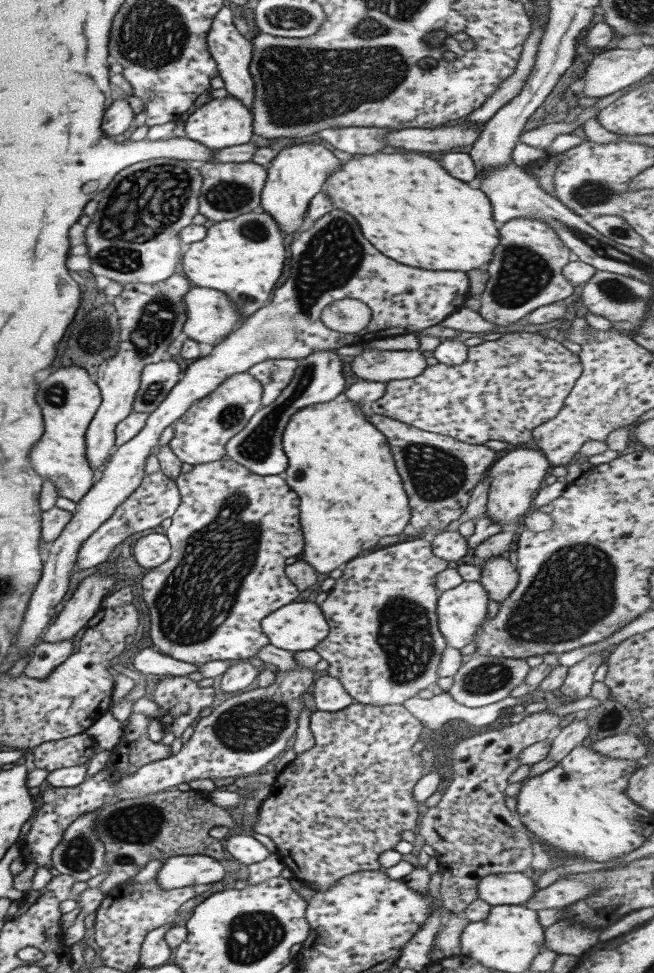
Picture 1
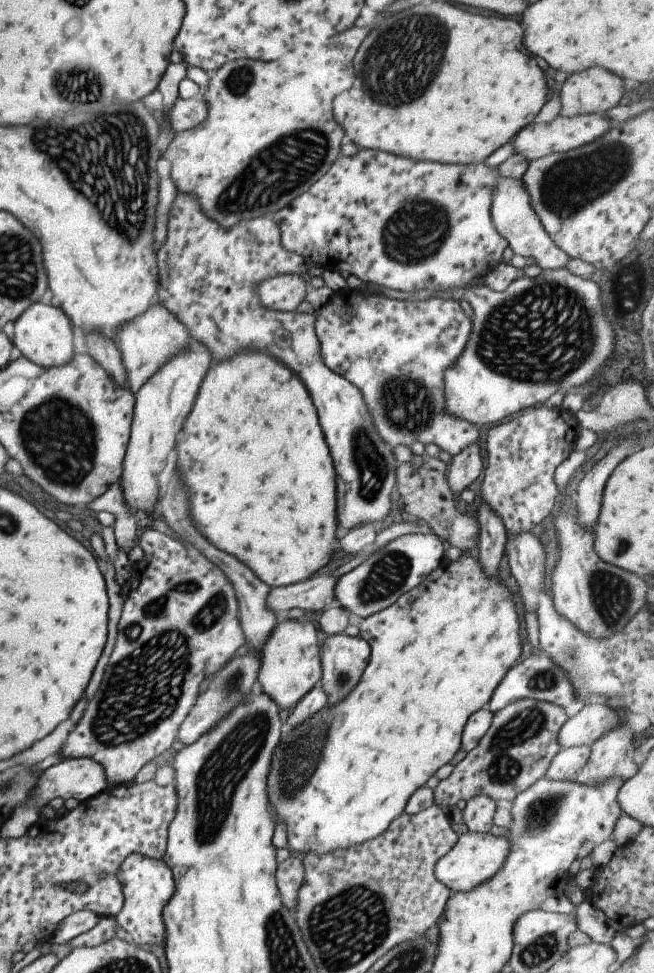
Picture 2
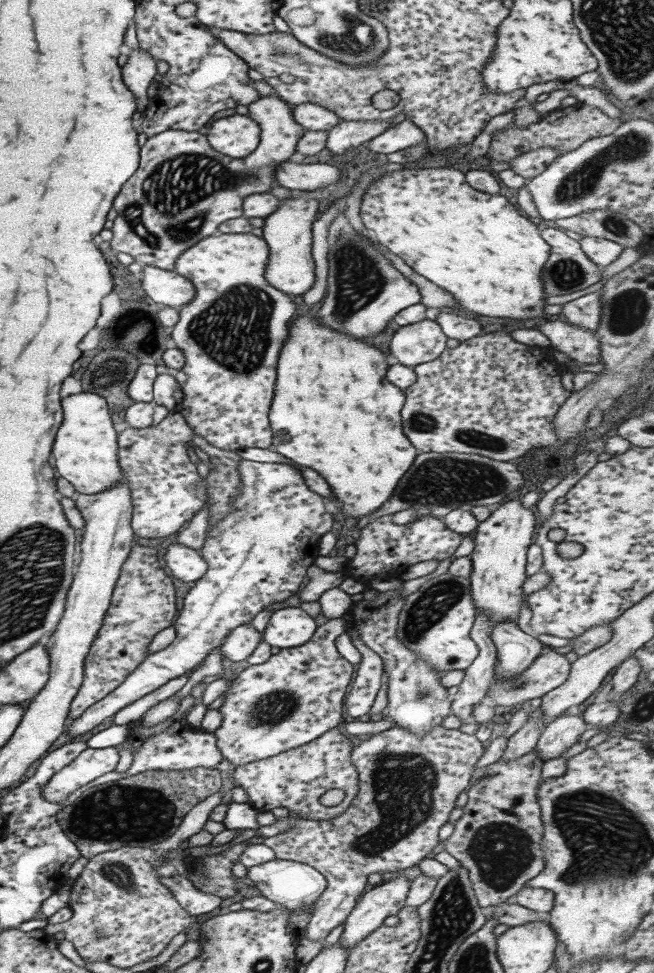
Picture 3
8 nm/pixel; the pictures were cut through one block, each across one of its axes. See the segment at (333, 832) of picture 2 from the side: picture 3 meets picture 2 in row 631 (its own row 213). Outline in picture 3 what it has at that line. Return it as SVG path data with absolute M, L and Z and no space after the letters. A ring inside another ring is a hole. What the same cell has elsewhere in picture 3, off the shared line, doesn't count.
M390 167L367 186L358 215L379 245L399 256L416 274L448 291L459 309L489 318L548 319L542 311L546 294L541 270L548 260L549 245L539 236L535 224L519 215L517 208L503 196L470 188L463 172L452 167L415 170Z

